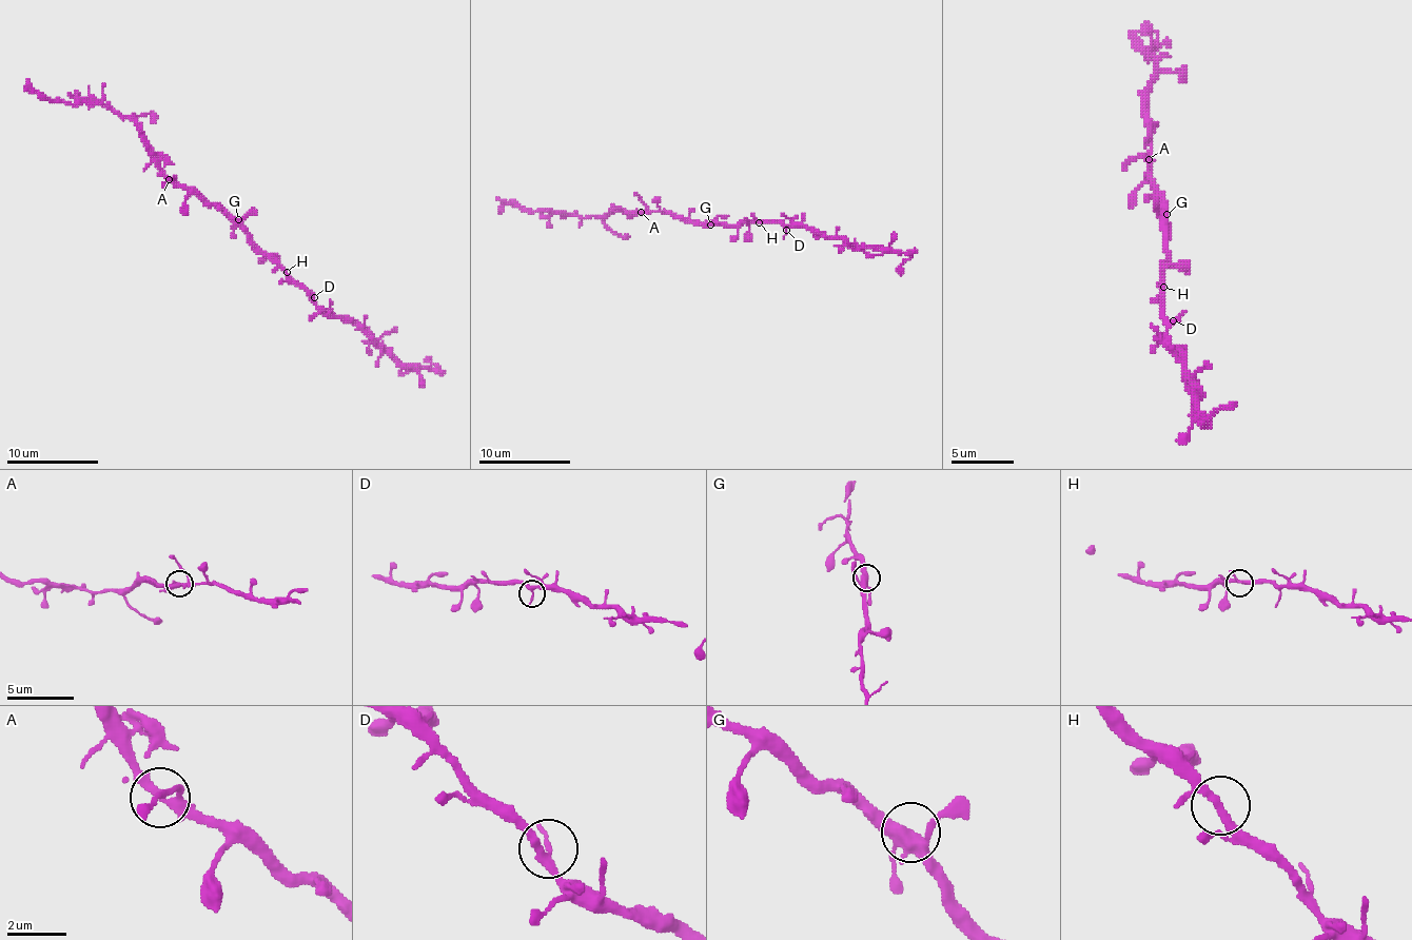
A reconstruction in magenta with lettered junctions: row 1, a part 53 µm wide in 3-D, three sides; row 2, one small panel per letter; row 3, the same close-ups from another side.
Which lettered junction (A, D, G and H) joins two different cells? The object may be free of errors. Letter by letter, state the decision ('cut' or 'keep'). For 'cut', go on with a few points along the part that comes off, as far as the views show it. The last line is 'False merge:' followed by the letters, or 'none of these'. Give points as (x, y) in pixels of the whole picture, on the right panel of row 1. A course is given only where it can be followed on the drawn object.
A: keep
D: keep
G: keep
H: keep
False merge: none of these

